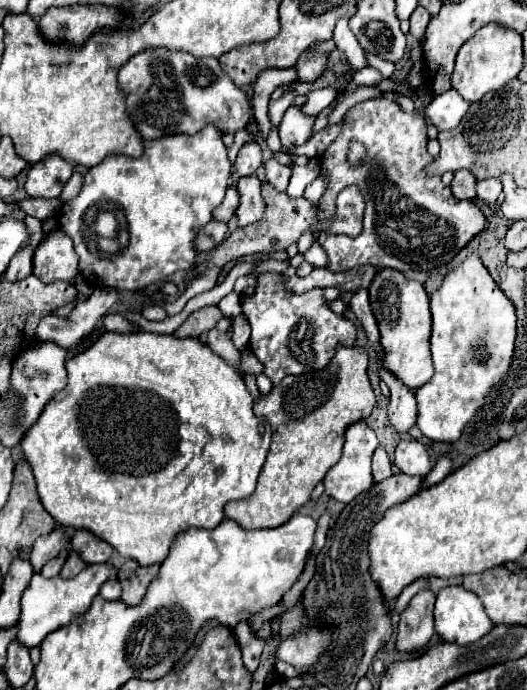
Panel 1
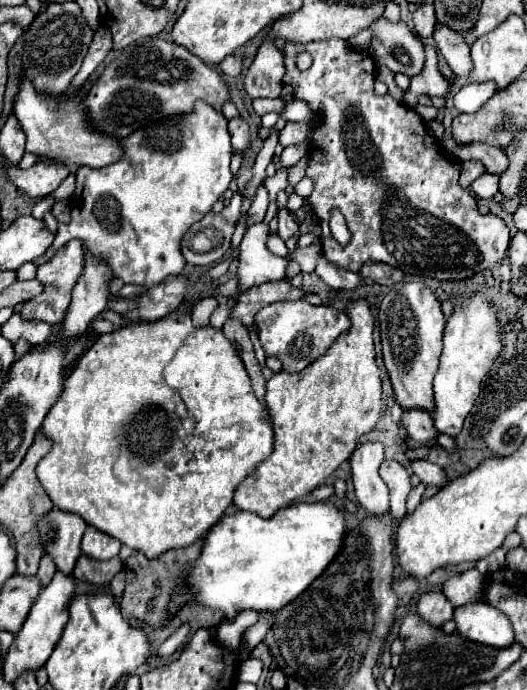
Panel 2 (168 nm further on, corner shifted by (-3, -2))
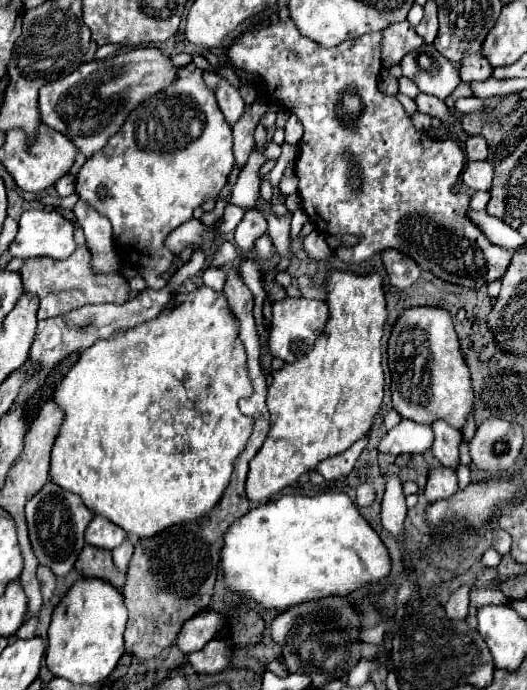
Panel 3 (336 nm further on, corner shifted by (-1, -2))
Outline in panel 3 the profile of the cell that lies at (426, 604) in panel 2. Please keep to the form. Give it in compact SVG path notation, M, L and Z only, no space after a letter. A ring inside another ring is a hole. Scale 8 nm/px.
M465 584L461 588L457 588L451 598L445 604L445 612L449 618L453 620L465 620L469 614L469 594L471 594L473 584Z

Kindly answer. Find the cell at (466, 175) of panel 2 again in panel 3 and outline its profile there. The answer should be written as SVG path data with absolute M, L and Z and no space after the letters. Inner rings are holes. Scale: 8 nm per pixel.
M469 136L465 142L467 160L483 160L487 158L487 140L483 136Z

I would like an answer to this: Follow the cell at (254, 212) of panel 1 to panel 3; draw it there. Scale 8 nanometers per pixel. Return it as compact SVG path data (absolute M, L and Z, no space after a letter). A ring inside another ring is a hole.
M247 210L243 220L239 222L239 226L235 228L235 244L243 250L243 252L251 252L255 248L257 238L261 238L267 232L267 220L261 212Z

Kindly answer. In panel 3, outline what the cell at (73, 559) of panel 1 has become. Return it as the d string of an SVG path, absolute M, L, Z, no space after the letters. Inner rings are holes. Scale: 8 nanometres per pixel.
M87 544L75 562L75 570L81 576L93 576L93 578L107 580L117 590L123 590L123 586L125 586L123 572L117 570L117 566L113 564L111 550L105 550L105 548Z

